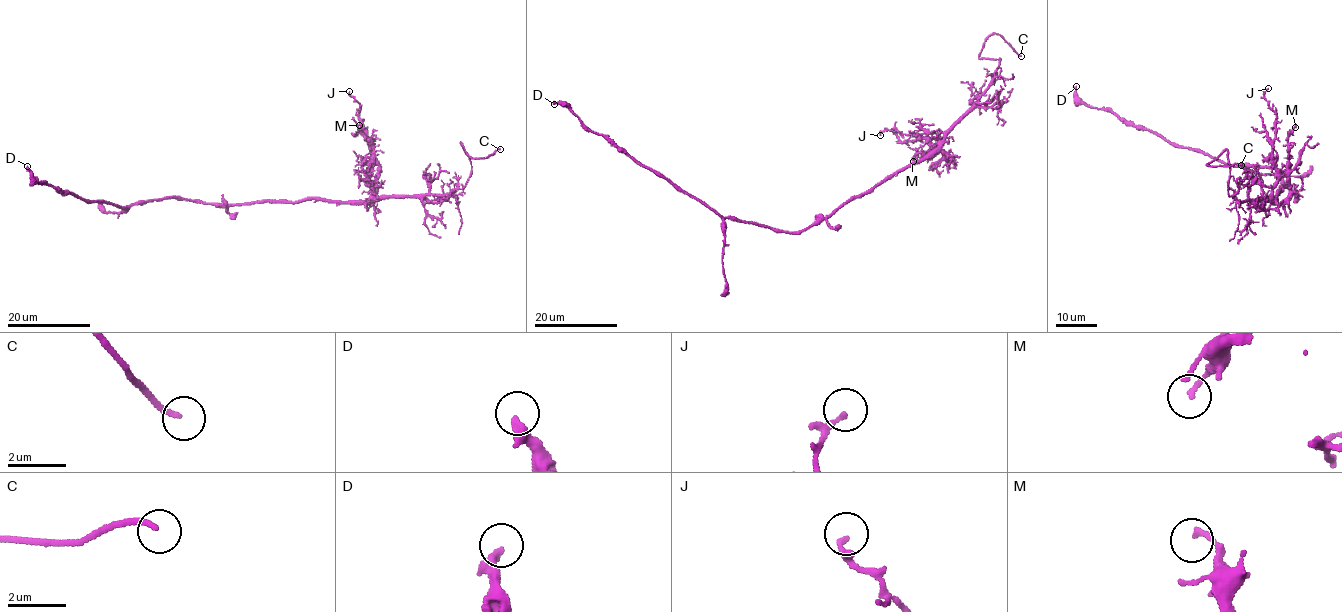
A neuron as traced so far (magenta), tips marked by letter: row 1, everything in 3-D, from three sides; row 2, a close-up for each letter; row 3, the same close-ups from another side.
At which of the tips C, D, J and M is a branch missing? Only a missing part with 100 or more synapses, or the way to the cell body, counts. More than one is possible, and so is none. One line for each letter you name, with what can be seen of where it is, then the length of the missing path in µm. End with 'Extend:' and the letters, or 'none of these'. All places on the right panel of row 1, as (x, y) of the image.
C: place (1241, 165); missing 6 µm
Extend: C

